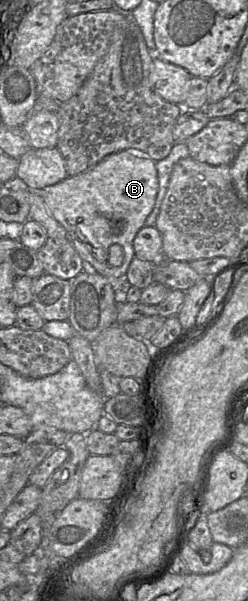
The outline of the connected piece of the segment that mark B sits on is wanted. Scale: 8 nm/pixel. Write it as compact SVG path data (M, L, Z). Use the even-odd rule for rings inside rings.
M121 151L106 156L81 174L68 176L38 192L52 217L66 229L68 239L86 266L91 266L98 274L110 280L118 281L126 279L129 265L135 257L134 238L145 226L154 208L158 187L155 161L138 152ZM93 236L97 239L95 248L87 239ZM112 244L119 244L124 250L124 261L119 267L112 267L107 262ZM97 249L103 249L103 252Z

